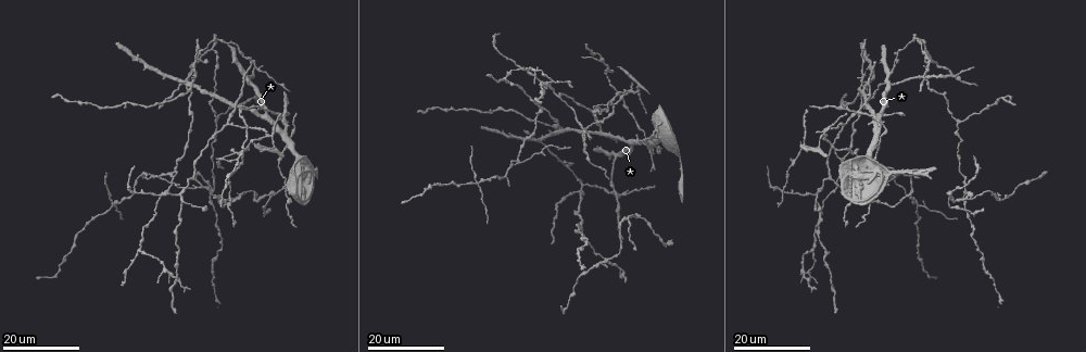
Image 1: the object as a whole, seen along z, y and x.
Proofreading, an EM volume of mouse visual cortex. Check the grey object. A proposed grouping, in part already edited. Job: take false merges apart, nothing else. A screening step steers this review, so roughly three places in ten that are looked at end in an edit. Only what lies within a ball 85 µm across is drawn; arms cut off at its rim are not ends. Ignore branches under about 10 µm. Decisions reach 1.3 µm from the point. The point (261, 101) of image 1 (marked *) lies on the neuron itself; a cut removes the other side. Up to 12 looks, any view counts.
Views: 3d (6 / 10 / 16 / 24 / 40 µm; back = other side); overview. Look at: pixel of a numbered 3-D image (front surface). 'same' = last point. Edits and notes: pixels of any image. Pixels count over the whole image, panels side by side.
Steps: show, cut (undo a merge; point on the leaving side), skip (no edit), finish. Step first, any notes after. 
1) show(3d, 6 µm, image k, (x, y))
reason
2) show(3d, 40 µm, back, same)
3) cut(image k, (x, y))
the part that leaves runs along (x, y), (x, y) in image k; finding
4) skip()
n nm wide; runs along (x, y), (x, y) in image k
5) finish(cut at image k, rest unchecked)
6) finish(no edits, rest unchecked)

show(3d, 16 µm, image 1, (259, 116))

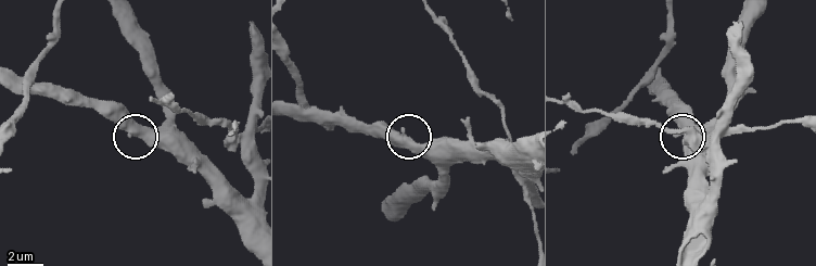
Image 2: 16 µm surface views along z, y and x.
show(3d, 10 µm, image 2, (145, 138))

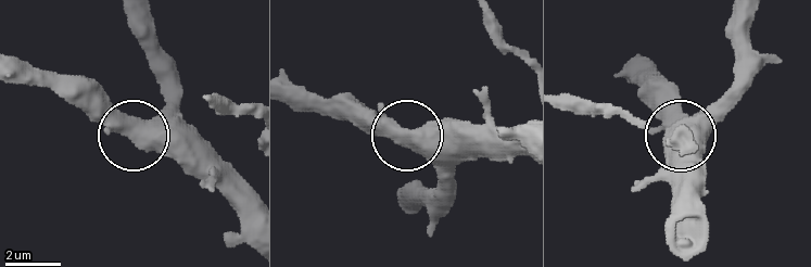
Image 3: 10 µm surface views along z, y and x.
skip()
runs along (404, 200), (428, 198), (439, 179), (412, 137), (485, 137) in image 3; one neuron here

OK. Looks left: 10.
show(3d, 16 µm, image 1, (268, 197))
three-way junction

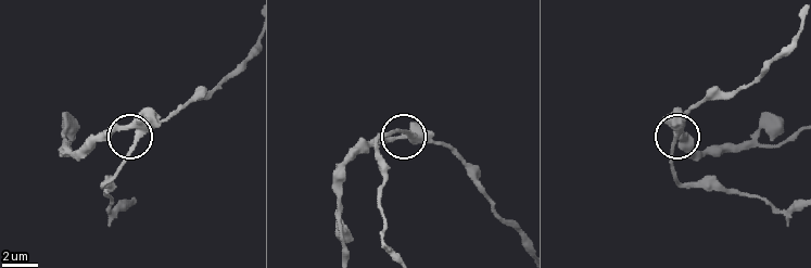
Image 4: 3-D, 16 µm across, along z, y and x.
show(3d, 6 µm, image 4, (409, 134))

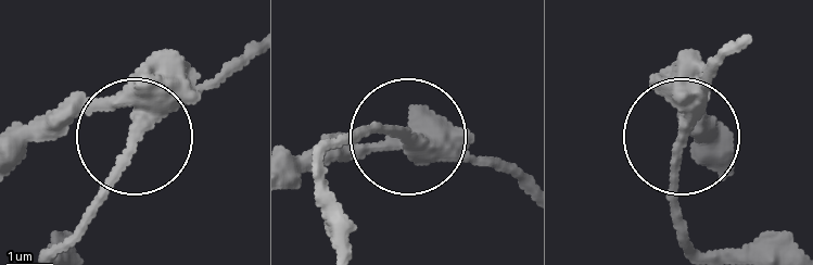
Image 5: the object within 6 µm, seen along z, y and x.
cut(image 5, (94, 99))
290 nm wide; the part that leaves runs along (159, 101), (68, 101), (22, 137) in image 5; two neurons meet here

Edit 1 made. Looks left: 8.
show(overview)
redraw

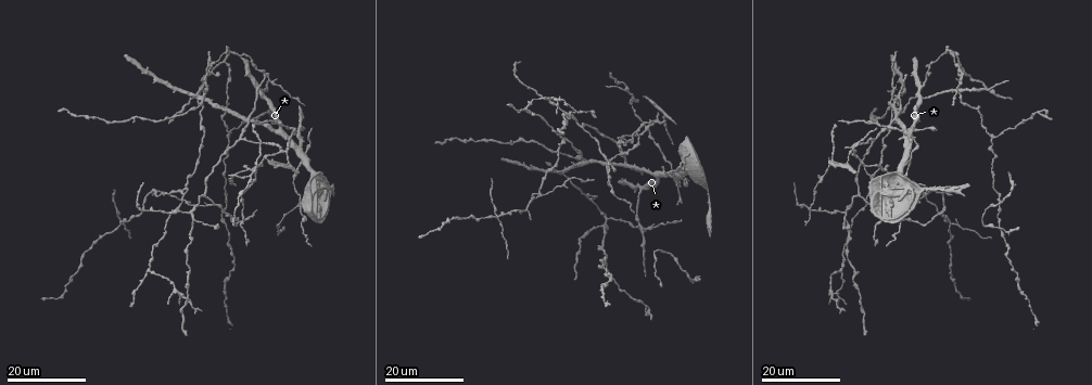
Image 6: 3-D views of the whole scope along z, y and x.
show(3d, 16 µm, image 6, (563, 144))
a fork

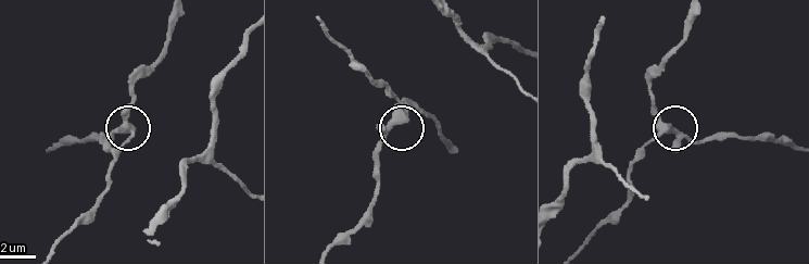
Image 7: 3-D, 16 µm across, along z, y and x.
show(3d, 6 µm, image 7, (663, 133))

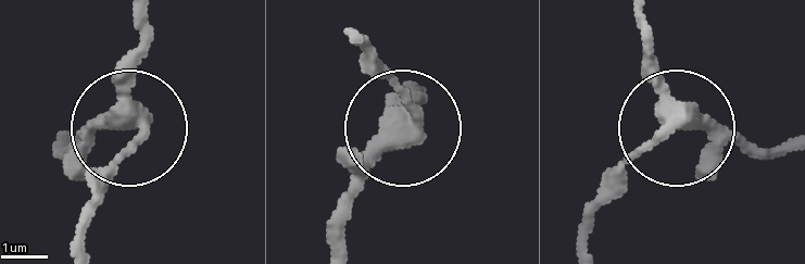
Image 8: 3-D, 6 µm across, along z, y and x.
skip()
350 nm wide; runs along (641, 12), (668, 125), (598, 196) in image 8; all the same neuron

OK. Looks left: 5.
show(3d, 24 µm, image 6, (202, 107))
a fork

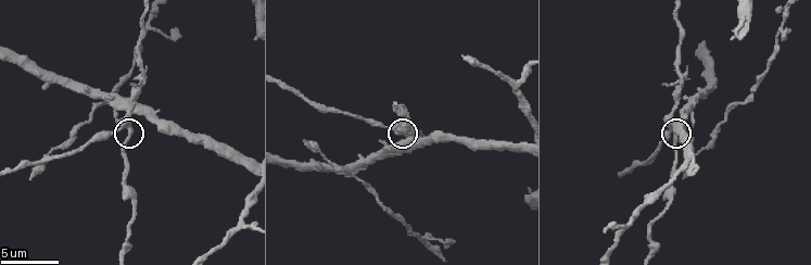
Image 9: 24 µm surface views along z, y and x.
show(3d, 6 µm, image 9, (127, 126))

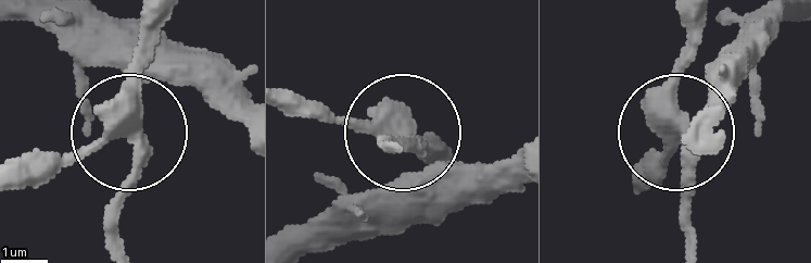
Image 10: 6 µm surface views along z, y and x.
skip()
3 arms; all the same neuron

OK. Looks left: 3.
show(3d, 16 µm, image 6, (541, 196))
four arms meet

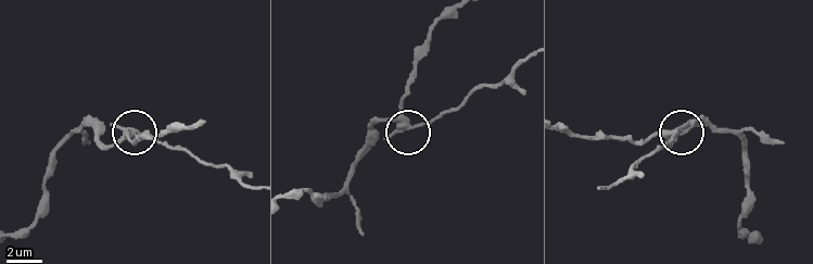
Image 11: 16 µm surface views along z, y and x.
show(3d, 6 µm, image 11, (138, 132))
zoom in

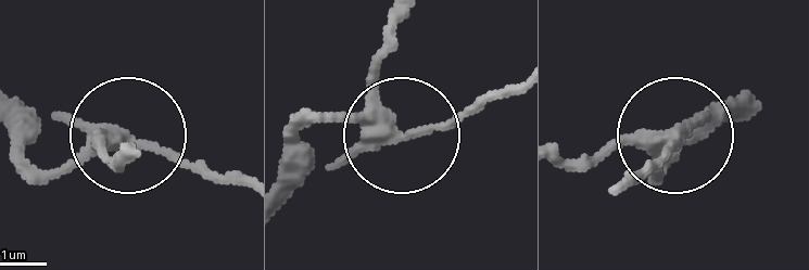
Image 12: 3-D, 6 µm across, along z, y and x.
cut(image 12, (52, 113))
280 nm wide; the part that leaves runs along (111, 140), (236, 175) in image 12; two neurons meet here

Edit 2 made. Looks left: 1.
finish(cut at image 5, cut at image 12, rest unchecked)

